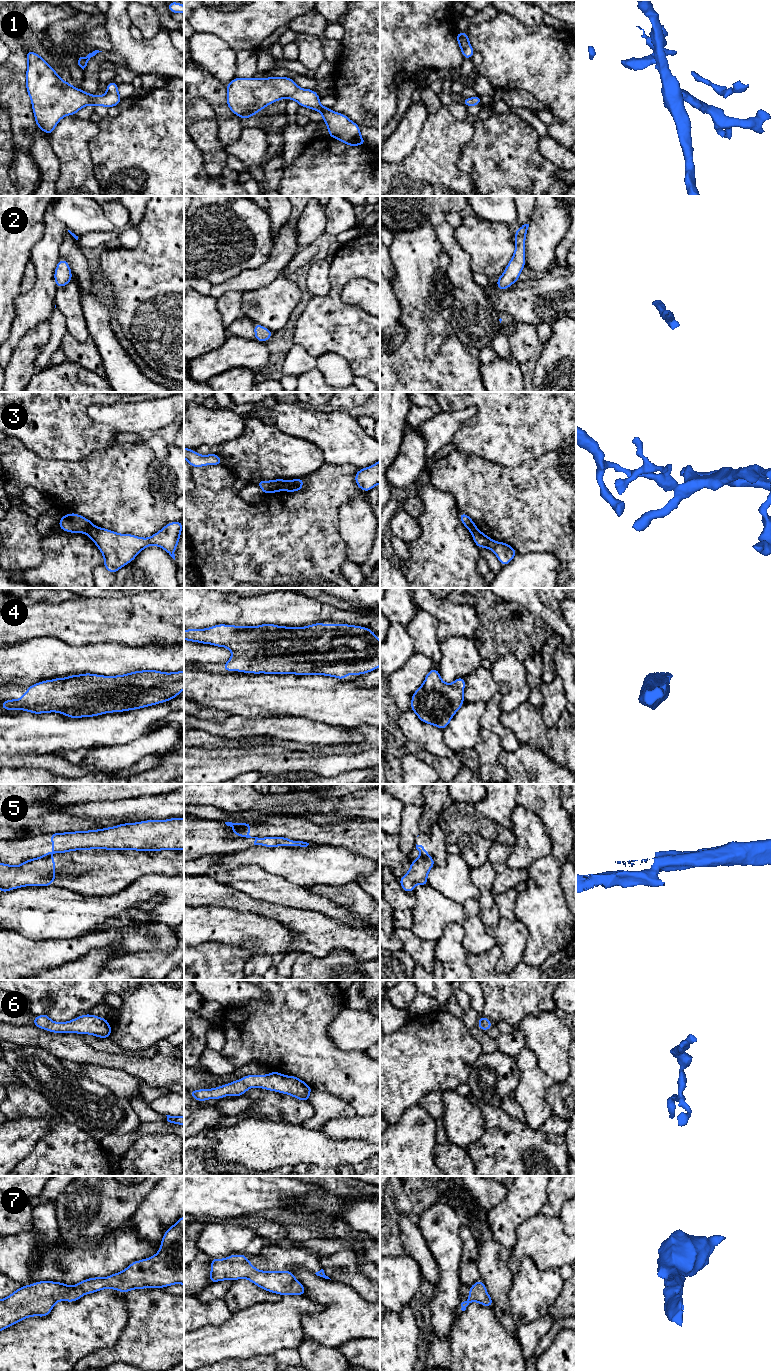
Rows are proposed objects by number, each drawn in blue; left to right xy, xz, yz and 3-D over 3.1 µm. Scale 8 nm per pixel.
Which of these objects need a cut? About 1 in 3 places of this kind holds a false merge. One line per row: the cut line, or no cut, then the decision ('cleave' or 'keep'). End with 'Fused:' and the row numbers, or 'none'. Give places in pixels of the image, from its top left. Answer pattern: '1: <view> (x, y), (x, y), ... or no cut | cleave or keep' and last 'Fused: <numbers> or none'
1: no cut | keep
2: no cut | keep
3: xz (287, 481), (282, 489) | cleave
4: no cut | keep
5: yz (421, 855), (427, 856) | cleave
6: no cut | keep
7: no cut | keep
Fused: 3, 5

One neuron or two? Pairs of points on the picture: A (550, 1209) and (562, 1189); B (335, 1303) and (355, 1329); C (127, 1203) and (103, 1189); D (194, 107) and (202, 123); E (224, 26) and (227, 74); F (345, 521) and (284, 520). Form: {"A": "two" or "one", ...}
{"A": "one", "B": "one", "C": "one", "D": "one", "E": "two", "F": "two"}

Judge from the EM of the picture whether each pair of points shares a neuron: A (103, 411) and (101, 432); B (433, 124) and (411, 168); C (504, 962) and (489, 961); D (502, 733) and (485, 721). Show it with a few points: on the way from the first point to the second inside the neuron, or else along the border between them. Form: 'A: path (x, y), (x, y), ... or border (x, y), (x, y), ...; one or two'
A: border (86, 410), (91, 418), (109, 425), (118, 432); two
B: path (433, 135), (433, 146), (422, 157); one
C: border (497, 943), (501, 950), (501, 955), (496, 969); two
D: path (498, 729), (489, 721); one

